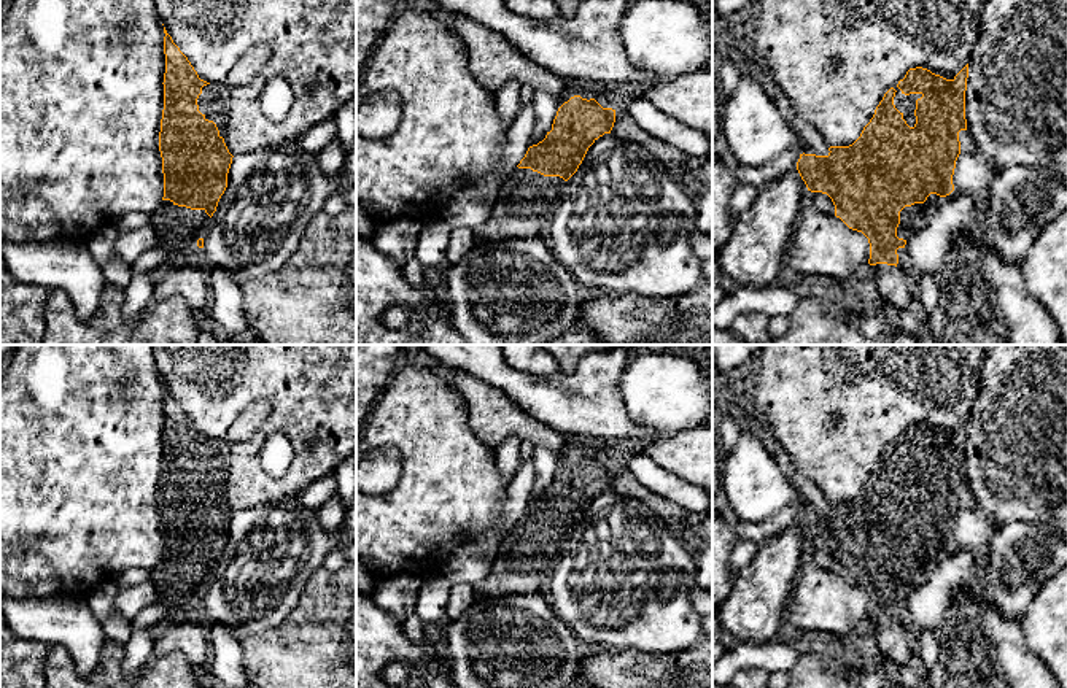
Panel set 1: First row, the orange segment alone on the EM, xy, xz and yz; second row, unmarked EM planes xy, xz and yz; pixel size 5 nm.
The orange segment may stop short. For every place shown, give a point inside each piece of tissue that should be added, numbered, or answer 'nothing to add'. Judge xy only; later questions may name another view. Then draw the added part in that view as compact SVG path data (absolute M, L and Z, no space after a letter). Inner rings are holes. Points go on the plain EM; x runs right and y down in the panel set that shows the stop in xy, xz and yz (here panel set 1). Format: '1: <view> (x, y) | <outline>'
1: xy (178, 583) | M162 556L151 569L149 582L157 588L157 604L165 607L162 623L189 623L207 626L204 604L197 602L199 594L205 594L211 574L205 566L178 562L170 556Z

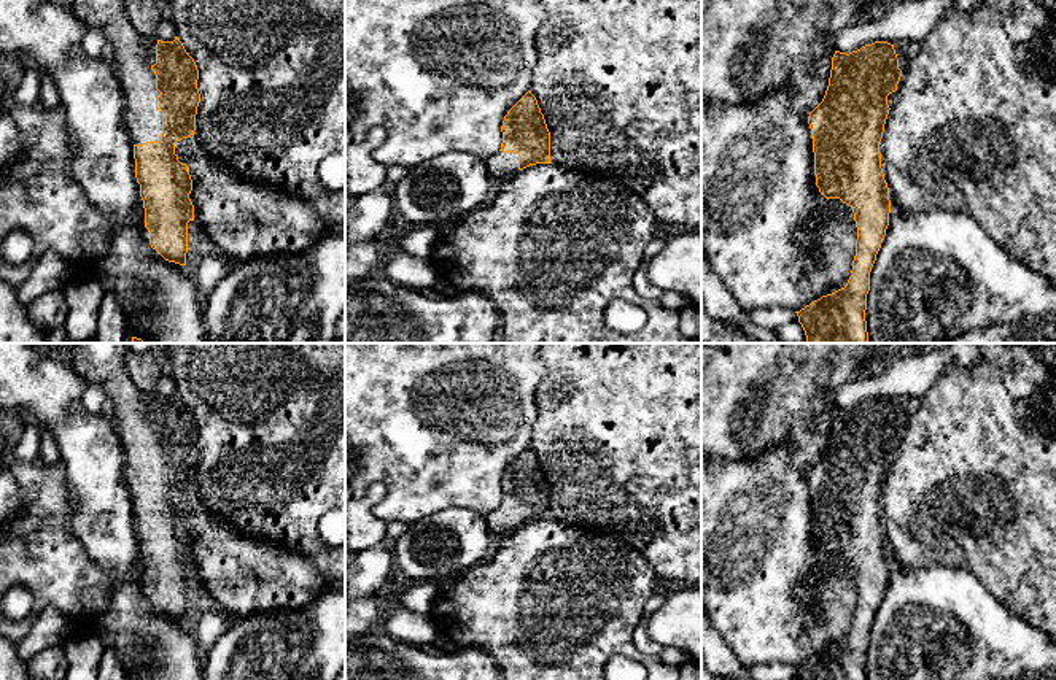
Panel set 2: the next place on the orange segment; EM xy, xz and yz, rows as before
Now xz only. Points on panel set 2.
1: xz (501, 520) | M498 507L485 516L485 523L493 534L509 534L518 527L518 510Z

